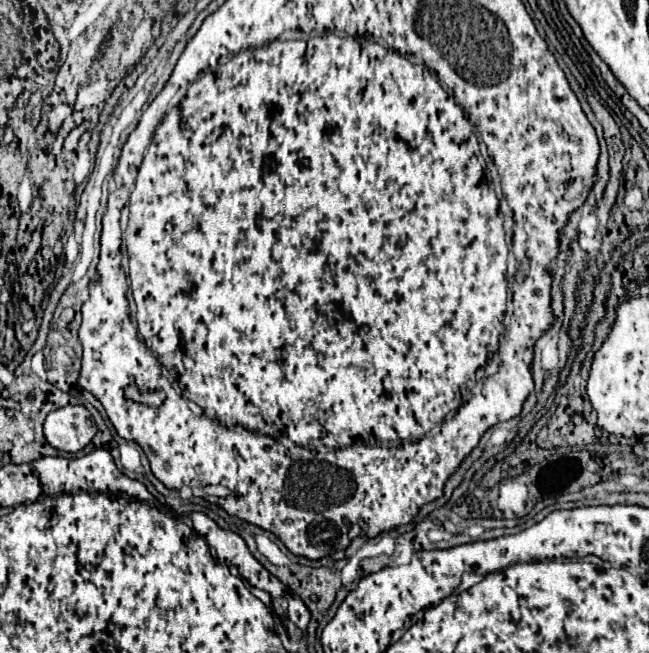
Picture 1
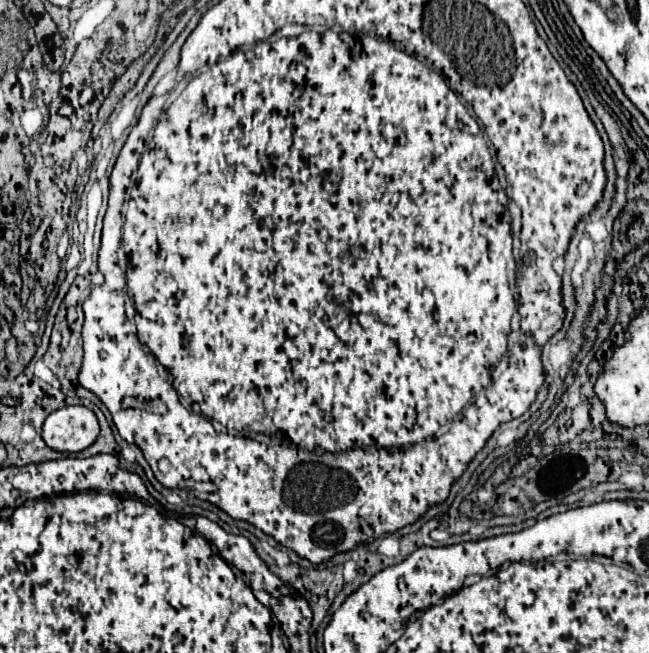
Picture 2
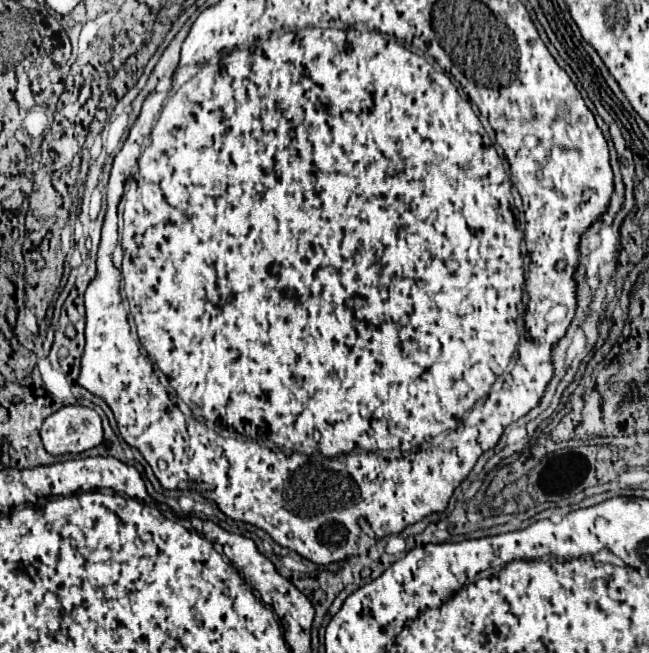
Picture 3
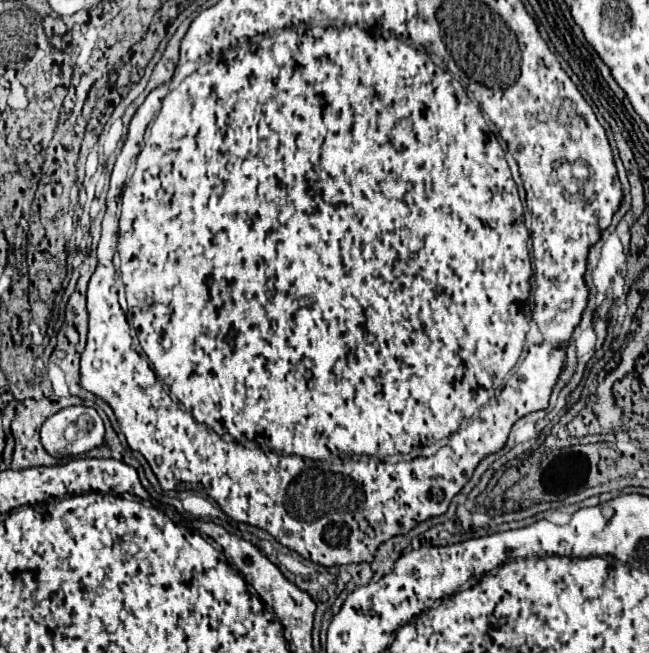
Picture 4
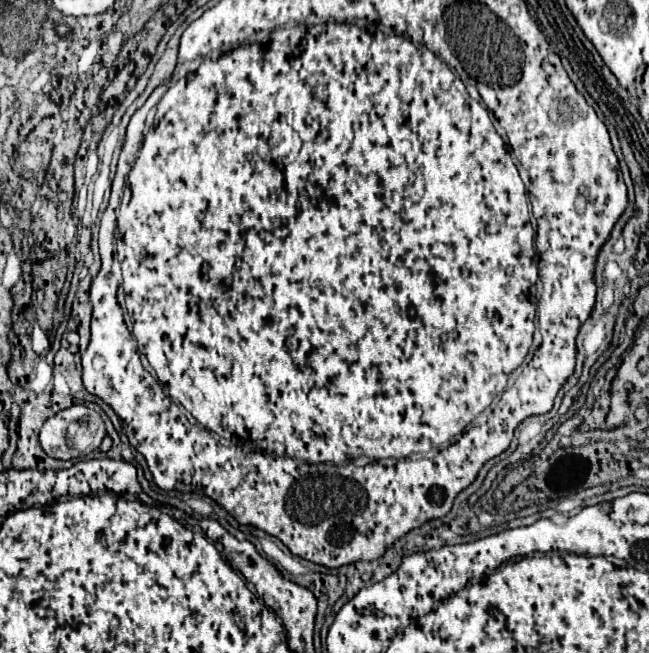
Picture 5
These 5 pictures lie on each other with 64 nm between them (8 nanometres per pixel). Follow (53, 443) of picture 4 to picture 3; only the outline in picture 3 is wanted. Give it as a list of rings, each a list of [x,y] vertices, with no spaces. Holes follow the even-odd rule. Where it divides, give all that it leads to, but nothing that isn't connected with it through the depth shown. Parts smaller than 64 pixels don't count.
[[[64,406],[50,414],[40,430],[44,448],[54,456],[80,454],[104,440],[96,410],[86,406]]]

